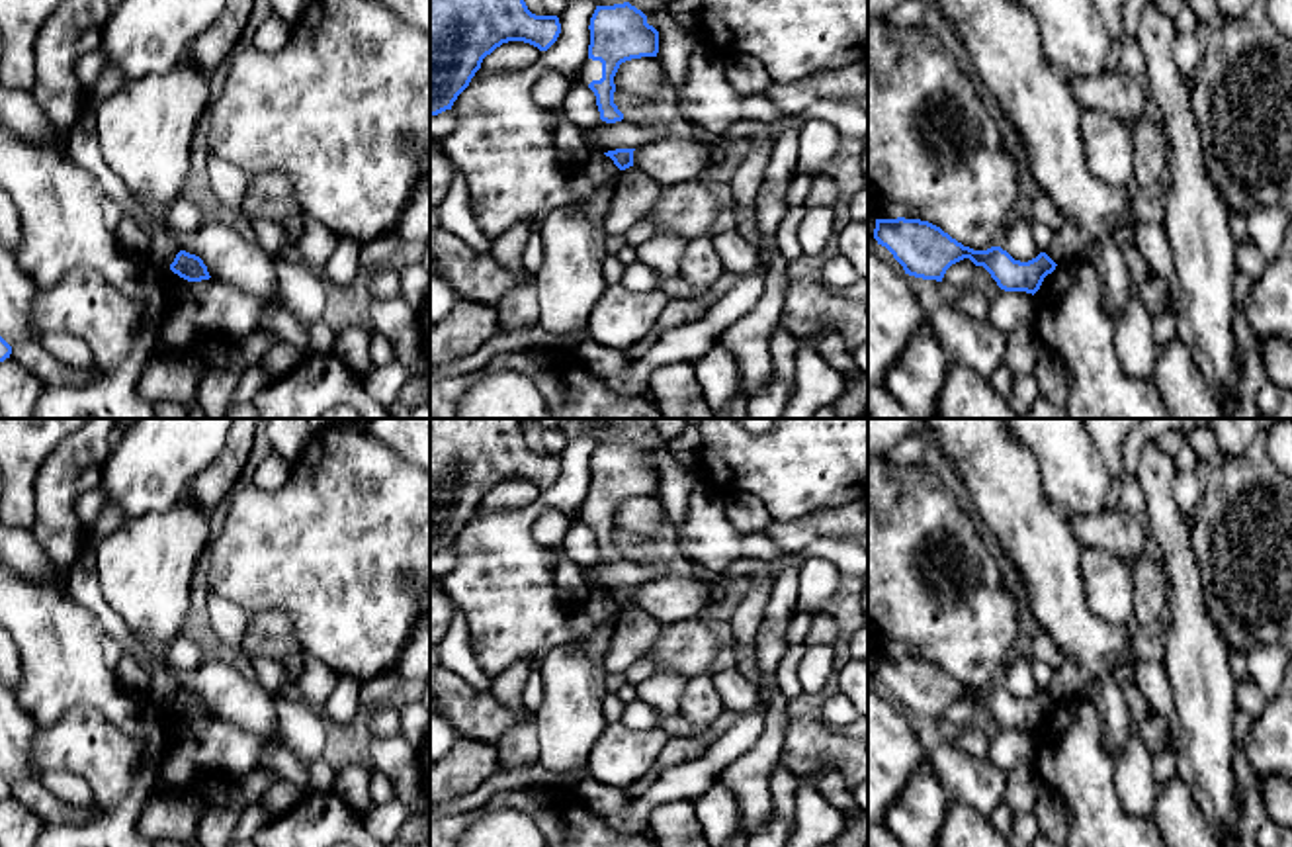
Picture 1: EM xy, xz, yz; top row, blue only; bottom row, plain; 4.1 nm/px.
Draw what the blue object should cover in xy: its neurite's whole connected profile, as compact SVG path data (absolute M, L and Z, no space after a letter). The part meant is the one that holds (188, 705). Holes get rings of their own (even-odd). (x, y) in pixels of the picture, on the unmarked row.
M180 689L176 692L174 700L170 702L170 708L188 720L201 720L211 716L203 698L186 689Z

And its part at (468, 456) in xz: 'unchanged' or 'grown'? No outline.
unchanged

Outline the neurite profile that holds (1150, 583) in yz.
M1145 554L1132 567L1134 618L1143 630L1159 630L1169 610L1169 583L1163 563Z

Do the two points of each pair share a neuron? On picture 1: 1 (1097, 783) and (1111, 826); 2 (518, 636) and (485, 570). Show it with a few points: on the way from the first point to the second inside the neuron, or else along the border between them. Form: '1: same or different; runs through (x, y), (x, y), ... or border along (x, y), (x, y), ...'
1: same; runs through (1097, 793), (1097, 812), (1101, 816)
2: same; runs through (518, 621), (501, 585)

